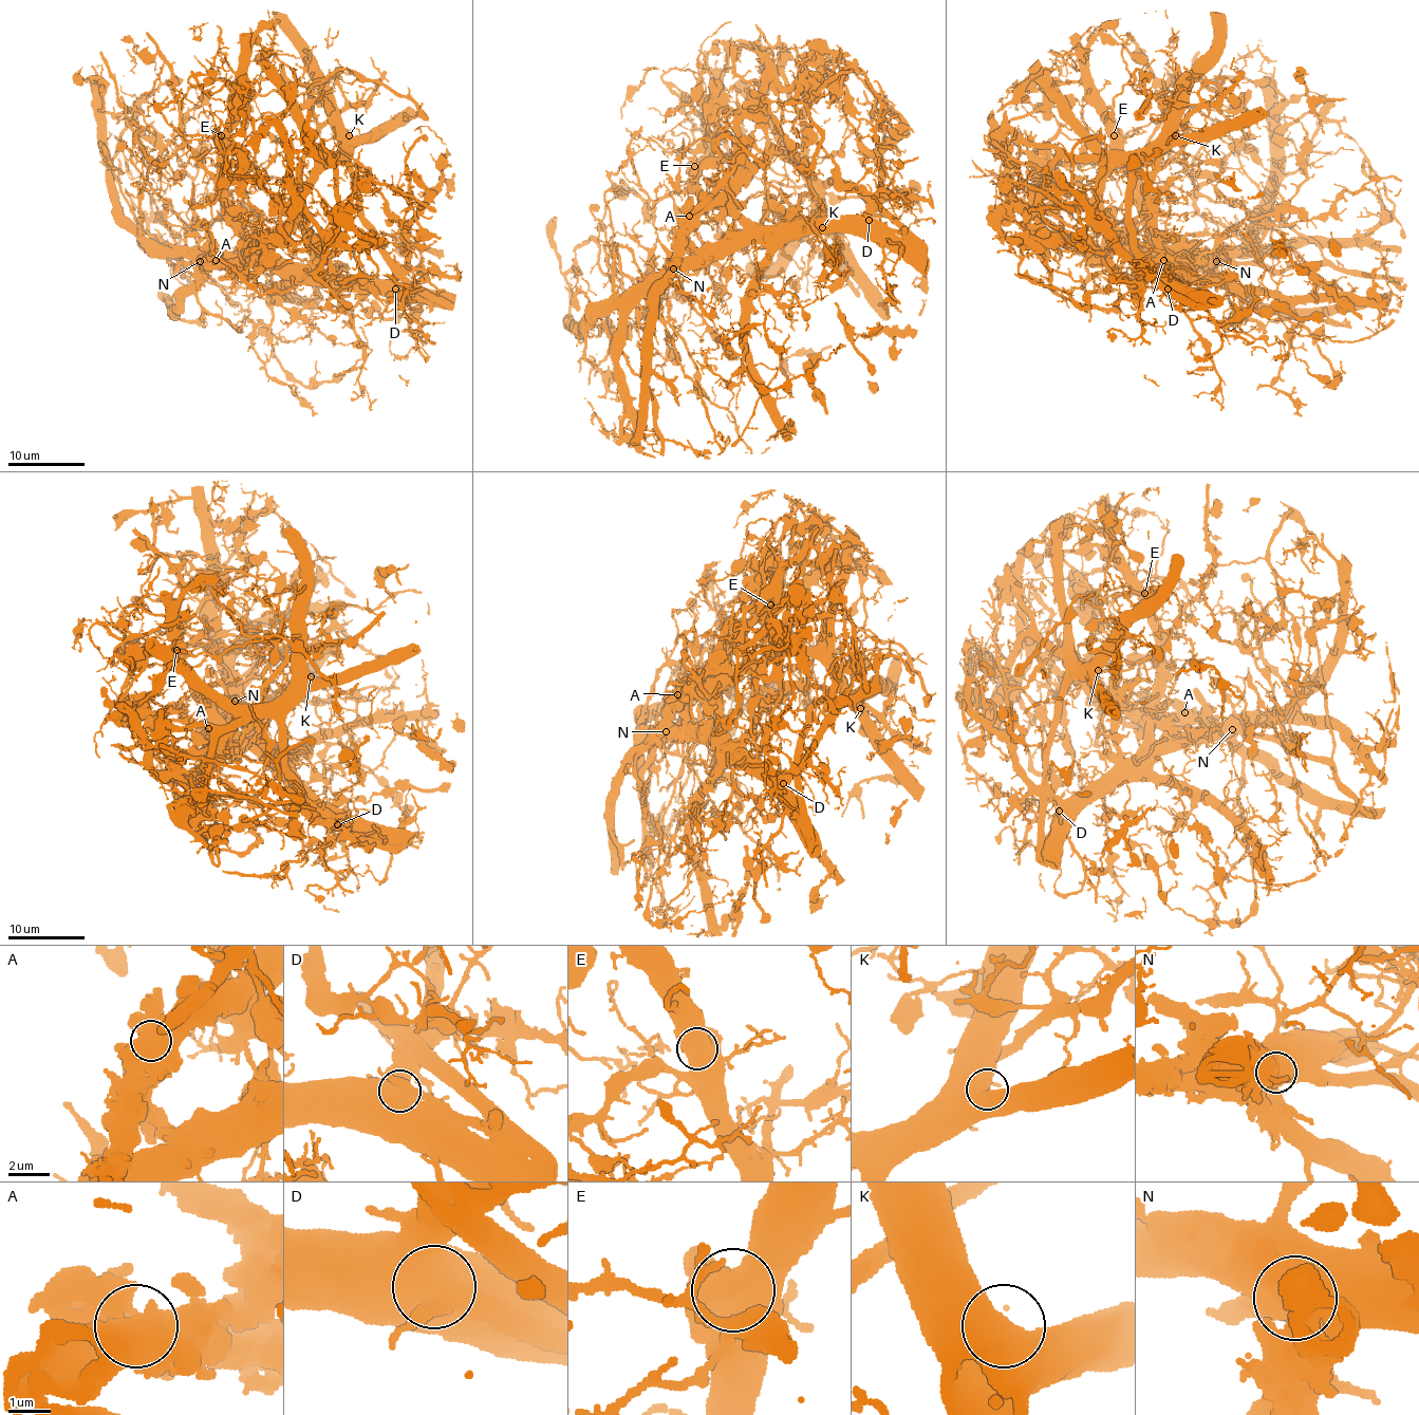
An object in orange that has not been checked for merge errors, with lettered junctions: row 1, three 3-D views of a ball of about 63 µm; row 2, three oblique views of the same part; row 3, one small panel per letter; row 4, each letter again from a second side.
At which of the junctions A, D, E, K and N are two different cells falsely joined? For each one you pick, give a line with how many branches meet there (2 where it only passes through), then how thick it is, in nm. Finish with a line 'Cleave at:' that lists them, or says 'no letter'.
E: 2 | 950 nm
N: 2 | 850 nm
Cleave at: E, N

